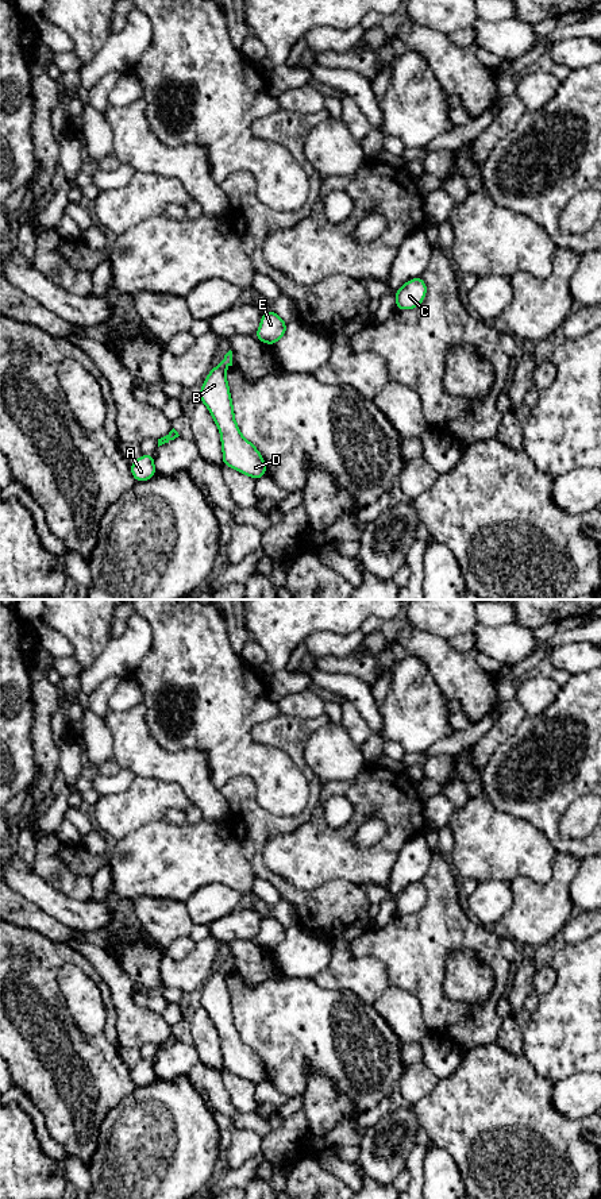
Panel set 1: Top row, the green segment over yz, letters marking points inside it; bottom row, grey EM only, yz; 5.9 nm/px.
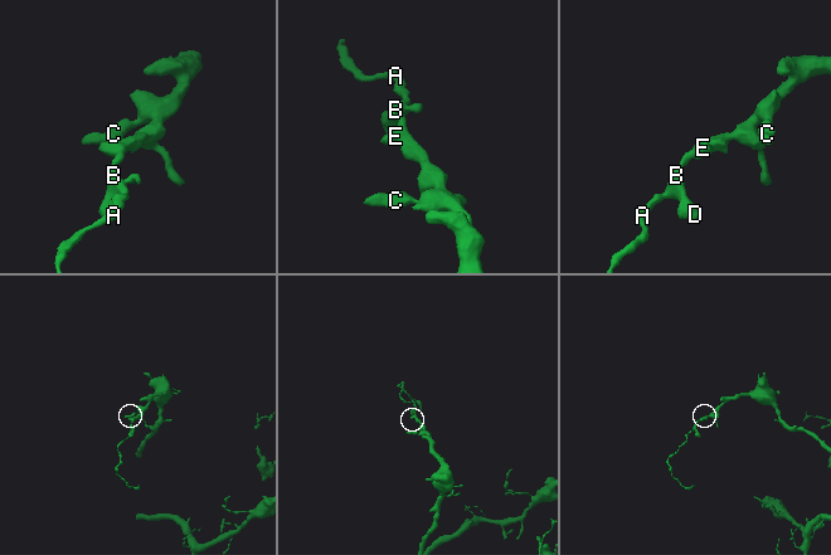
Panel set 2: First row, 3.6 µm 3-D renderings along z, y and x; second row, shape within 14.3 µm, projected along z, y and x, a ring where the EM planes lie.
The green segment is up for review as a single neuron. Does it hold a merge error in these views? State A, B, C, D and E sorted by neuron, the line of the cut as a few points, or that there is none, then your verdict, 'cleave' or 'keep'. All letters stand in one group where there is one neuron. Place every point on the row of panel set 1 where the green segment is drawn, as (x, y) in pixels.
A B C D E | no cut | keep

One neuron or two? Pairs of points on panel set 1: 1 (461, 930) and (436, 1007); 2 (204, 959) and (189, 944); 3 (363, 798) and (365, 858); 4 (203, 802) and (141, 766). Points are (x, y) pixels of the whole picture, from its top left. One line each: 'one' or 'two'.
1: one
2: two
3: one
4: one

